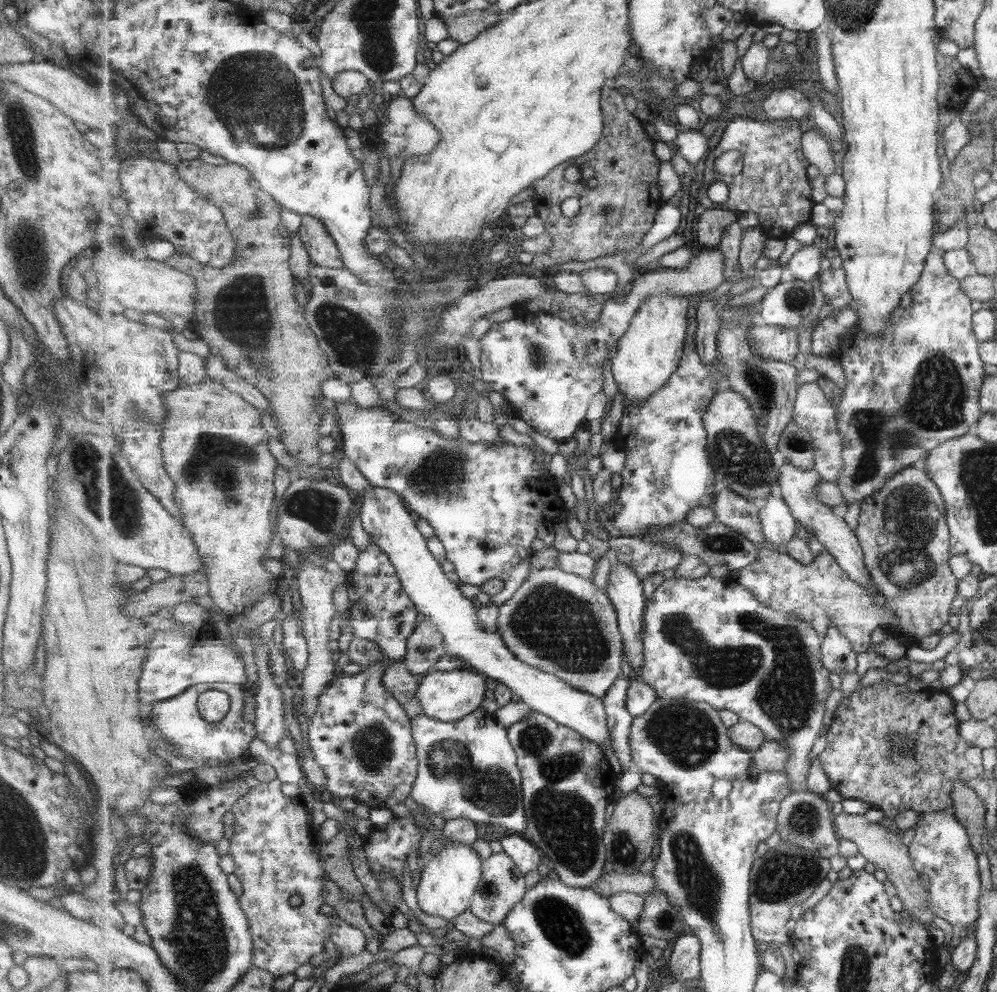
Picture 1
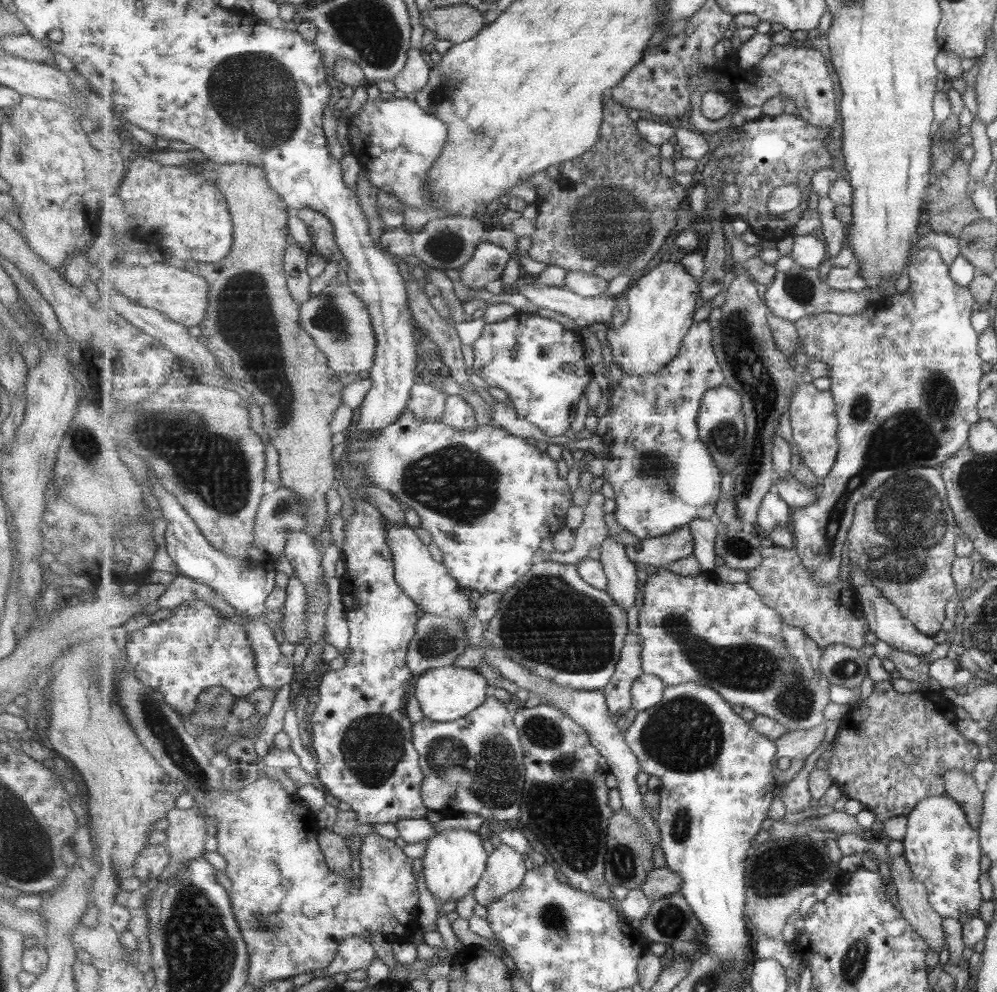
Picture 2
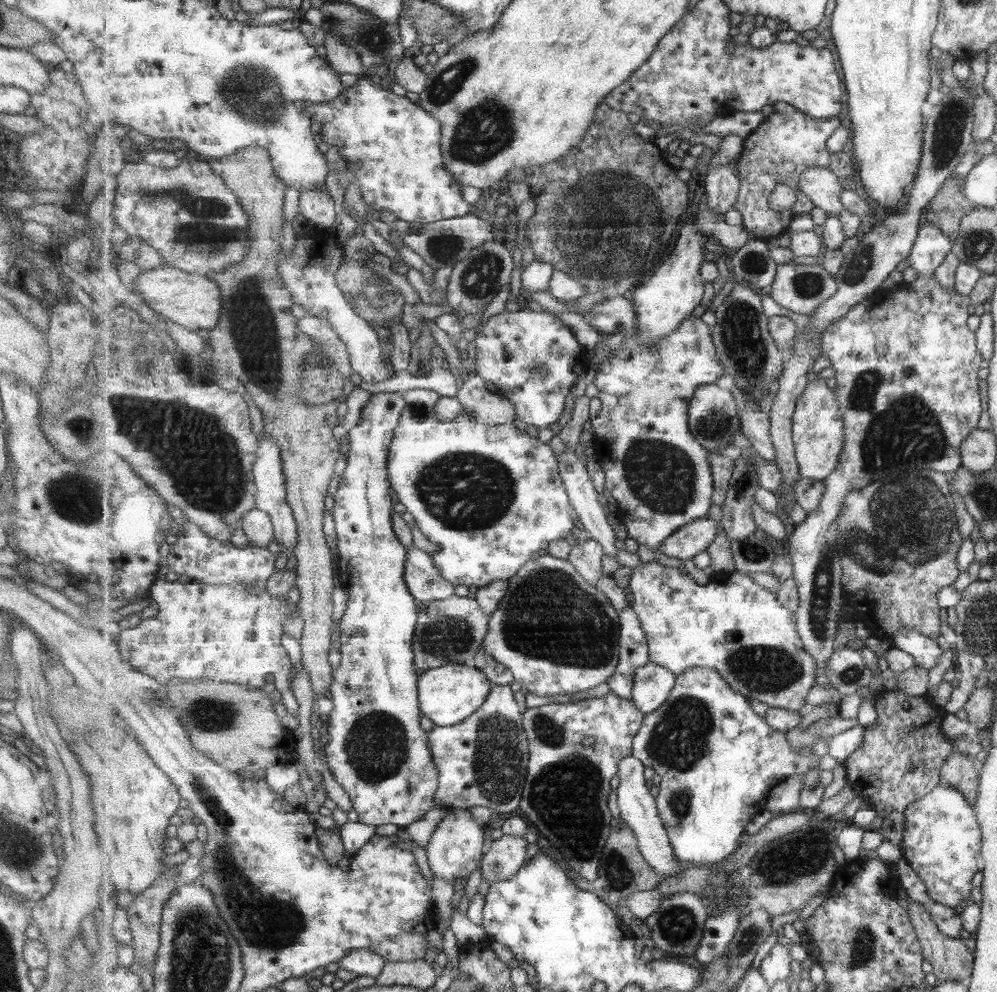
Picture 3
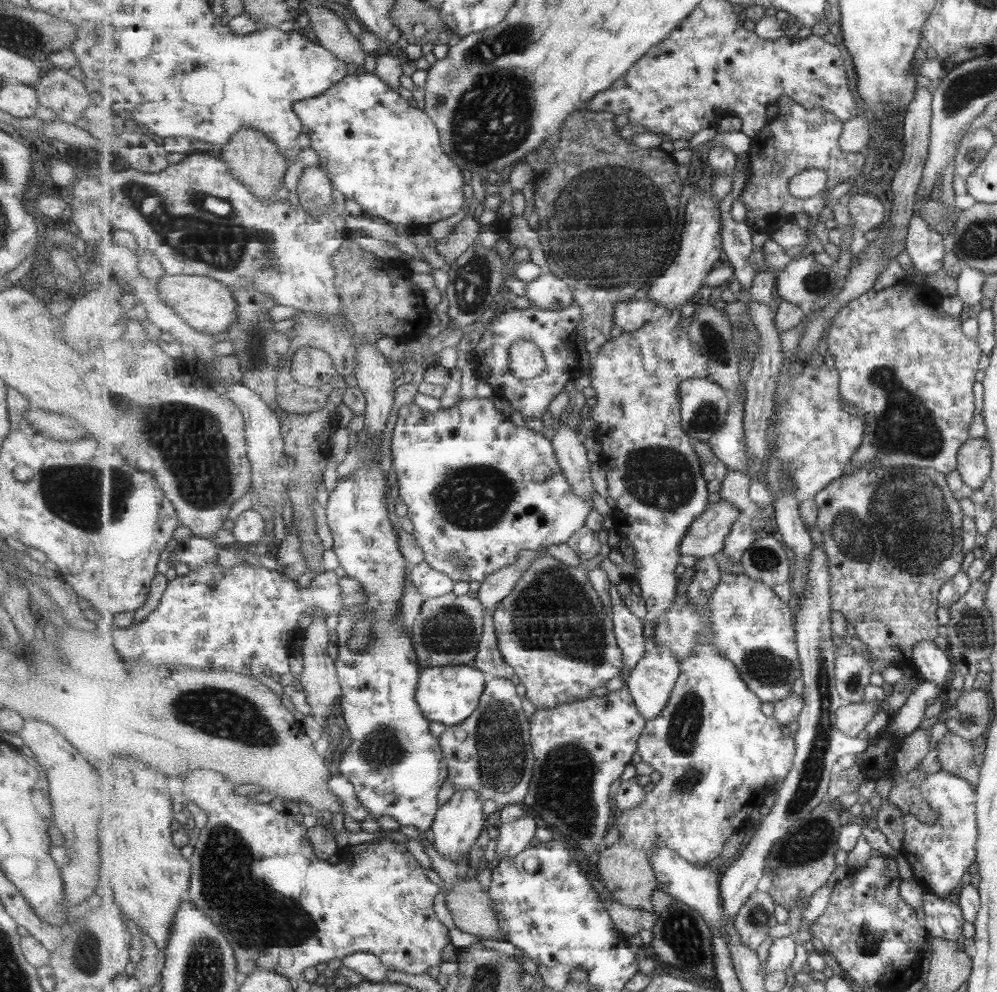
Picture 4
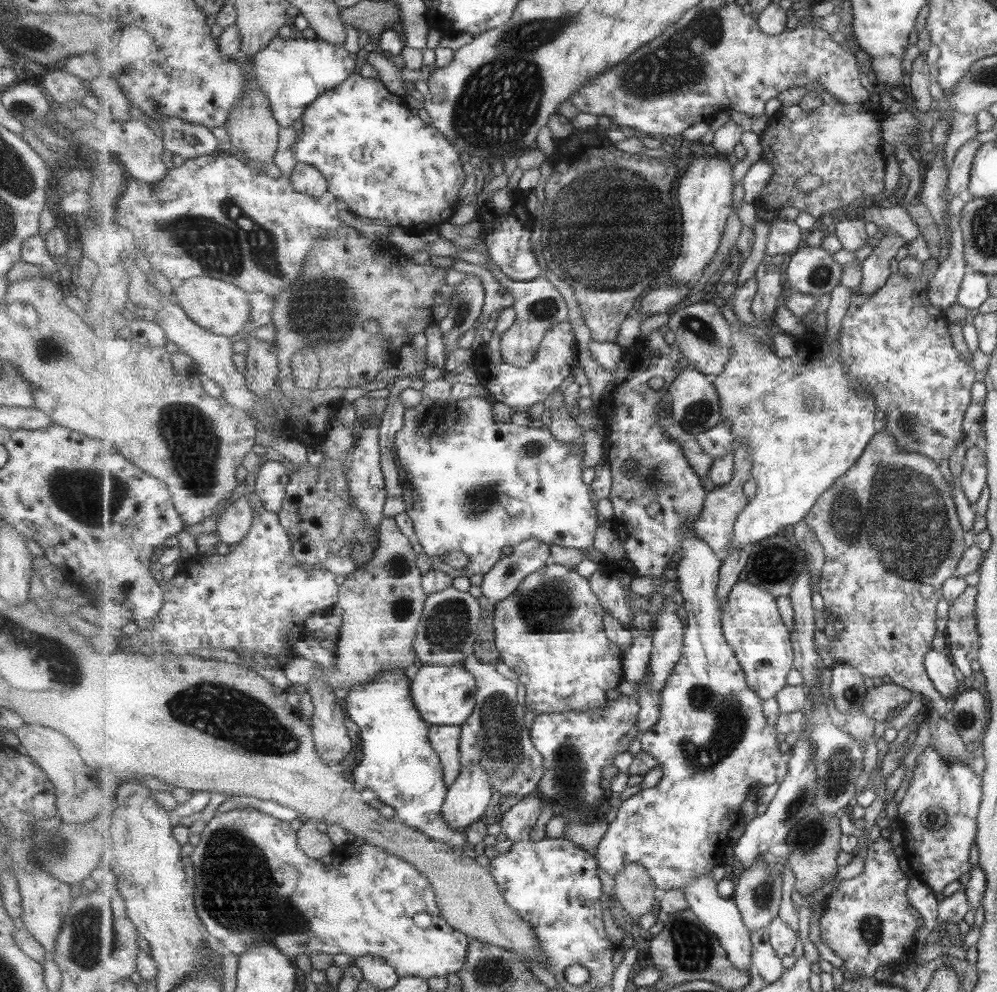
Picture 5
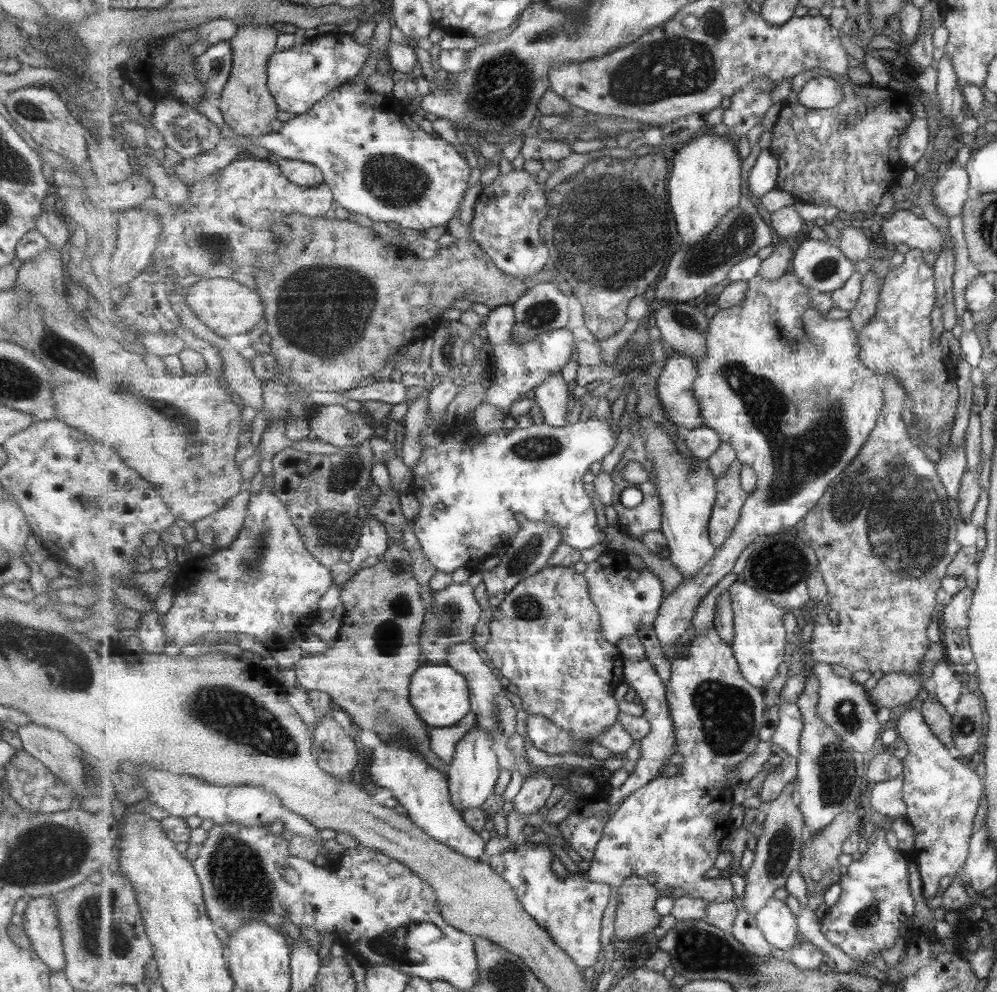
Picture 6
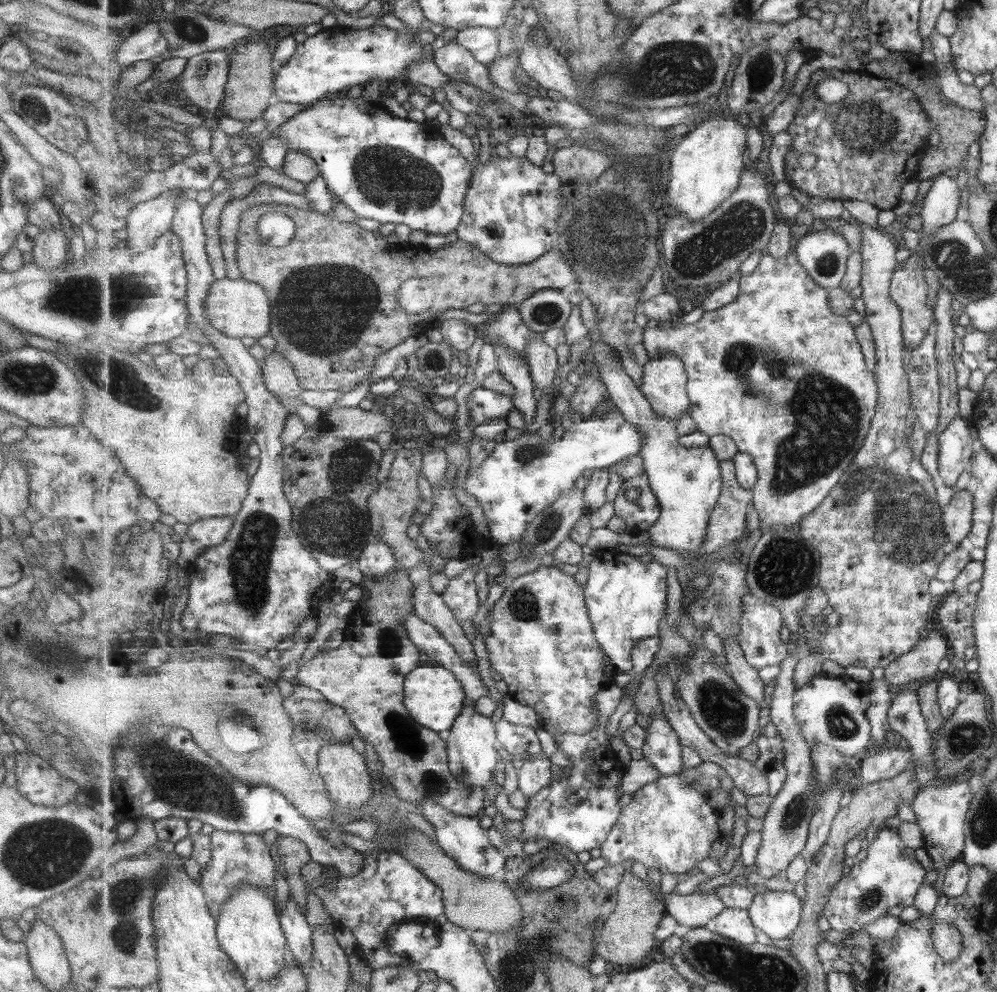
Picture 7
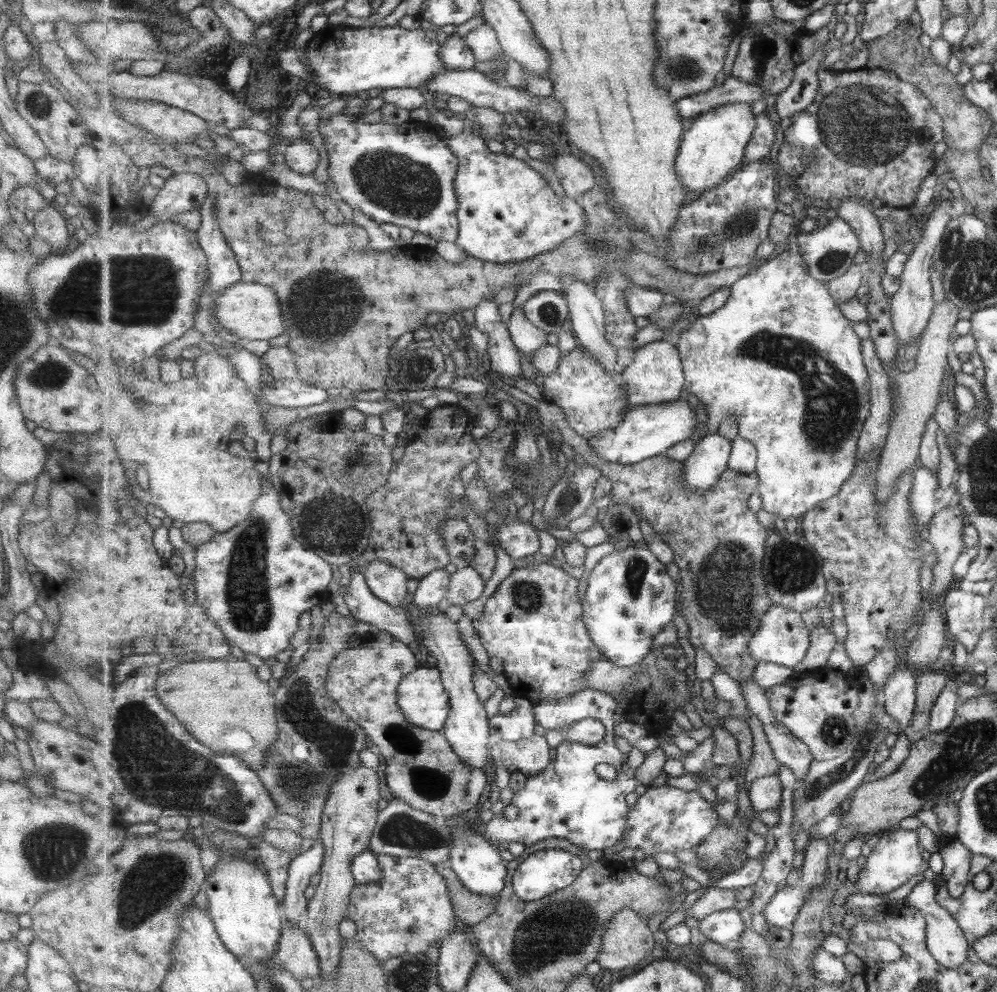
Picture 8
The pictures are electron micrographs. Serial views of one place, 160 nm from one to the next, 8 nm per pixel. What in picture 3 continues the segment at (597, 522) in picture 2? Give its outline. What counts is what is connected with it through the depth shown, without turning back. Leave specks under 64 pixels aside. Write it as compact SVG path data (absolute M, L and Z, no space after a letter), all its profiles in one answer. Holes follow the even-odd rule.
M593 537L584 542L574 544L569 555L569 561L576 566L577 571L594 587L603 576L603 547Z

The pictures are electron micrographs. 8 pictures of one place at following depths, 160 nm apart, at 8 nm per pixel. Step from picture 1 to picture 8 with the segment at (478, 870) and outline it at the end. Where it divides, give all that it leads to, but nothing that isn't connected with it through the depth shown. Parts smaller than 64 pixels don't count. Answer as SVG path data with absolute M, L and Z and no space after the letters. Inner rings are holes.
M442 610L435 613L425 613L420 620L419 634L421 642L429 650L431 656L437 660L444 678L445 688L448 690L451 715L444 726L443 734L461 757L466 766L485 768L489 762L489 736L492 733L492 724L484 704L481 702L475 685L473 673L477 668L475 660L471 657L465 642L459 638L457 622L451 622Z

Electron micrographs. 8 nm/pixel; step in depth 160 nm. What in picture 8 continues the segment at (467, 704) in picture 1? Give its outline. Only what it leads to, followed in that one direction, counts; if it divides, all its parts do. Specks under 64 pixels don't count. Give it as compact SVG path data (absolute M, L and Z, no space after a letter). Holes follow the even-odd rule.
M420 666L399 688L398 703L406 719L432 731L443 731L451 715L448 690L440 668Z

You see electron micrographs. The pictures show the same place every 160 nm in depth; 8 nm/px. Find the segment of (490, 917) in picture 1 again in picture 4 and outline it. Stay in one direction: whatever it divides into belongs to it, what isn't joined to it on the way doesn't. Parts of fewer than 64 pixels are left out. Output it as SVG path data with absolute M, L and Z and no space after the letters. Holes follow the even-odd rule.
M523 816L513 822L499 826L496 843L496 858L499 862L506 858L521 855L531 844L536 830L539 828L533 816Z

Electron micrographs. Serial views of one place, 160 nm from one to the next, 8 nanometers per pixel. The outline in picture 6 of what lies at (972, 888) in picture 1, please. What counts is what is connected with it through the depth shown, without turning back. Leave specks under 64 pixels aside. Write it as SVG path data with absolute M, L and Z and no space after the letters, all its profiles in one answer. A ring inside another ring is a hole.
M916 703L902 708L895 732L905 741L908 750L903 759L904 817L913 827L913 848L909 856L919 872L925 900L939 890L939 878L953 877L964 868L973 814L977 812L981 796L981 780L961 760L955 762L947 754L943 743L921 717Z

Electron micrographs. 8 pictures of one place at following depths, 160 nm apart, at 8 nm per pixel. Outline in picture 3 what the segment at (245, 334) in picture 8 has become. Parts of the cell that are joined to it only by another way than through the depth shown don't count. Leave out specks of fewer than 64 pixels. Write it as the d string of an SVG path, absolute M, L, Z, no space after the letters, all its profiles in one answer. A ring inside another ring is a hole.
M163 264L155 270L142 271L136 280L136 292L158 314L192 331L207 330L217 326L223 304L221 289L216 281L208 276L188 273L169 264Z

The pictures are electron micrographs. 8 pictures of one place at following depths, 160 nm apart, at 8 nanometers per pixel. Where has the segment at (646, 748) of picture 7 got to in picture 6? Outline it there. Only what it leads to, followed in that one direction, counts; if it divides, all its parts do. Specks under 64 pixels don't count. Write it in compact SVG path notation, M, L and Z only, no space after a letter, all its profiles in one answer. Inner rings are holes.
M648 655L647 659L639 662L626 660L624 675L625 682L636 691L636 700L640 701L644 709L643 716L650 722L652 731L640 742L641 757L637 760L635 769L618 789L610 790L607 796L607 802L610 804L622 803L630 794L659 777L667 757L676 754L676 732L667 697L668 687L657 674L655 665L648 659Z

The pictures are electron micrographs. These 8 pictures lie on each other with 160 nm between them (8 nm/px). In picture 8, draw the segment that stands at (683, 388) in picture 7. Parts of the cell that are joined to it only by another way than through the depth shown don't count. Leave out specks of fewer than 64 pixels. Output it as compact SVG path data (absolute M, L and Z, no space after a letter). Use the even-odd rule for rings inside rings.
M657 341L638 347L633 362L625 368L623 374L630 408L679 400L683 388L686 388L686 375L680 352L676 345L667 341Z

